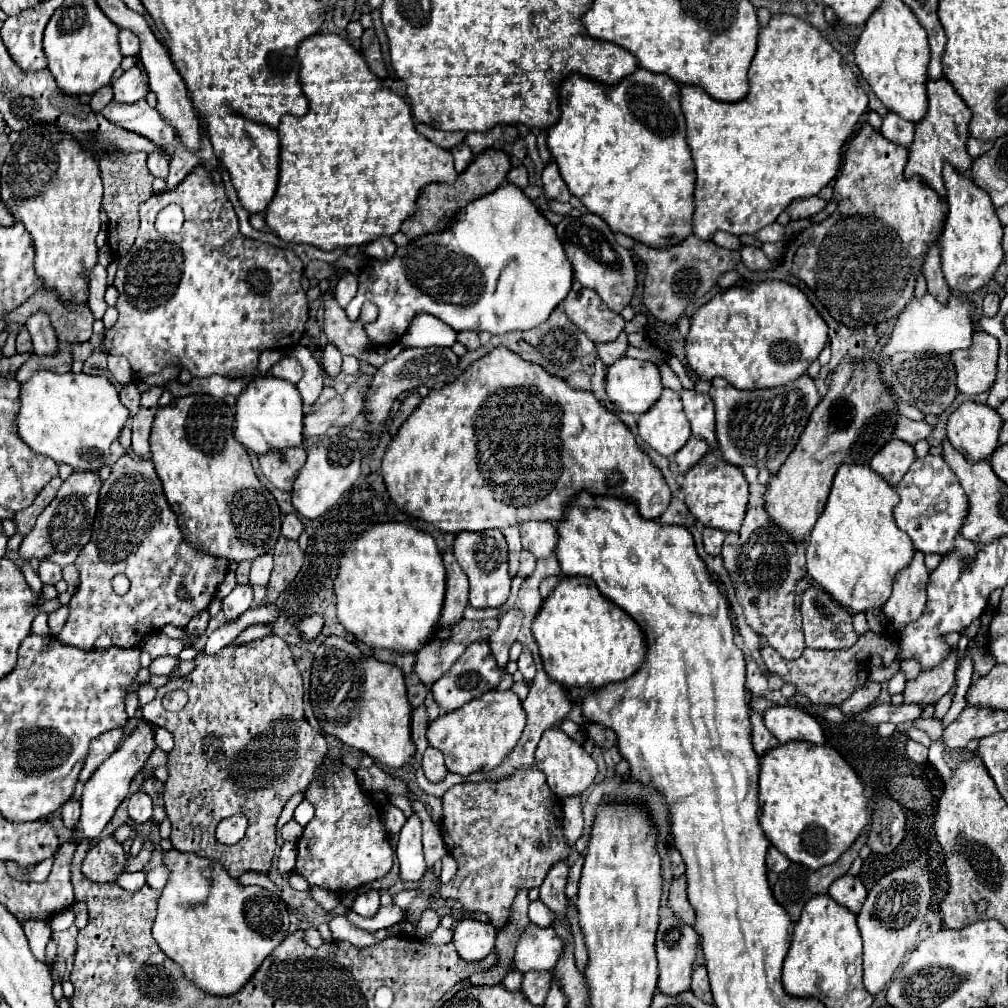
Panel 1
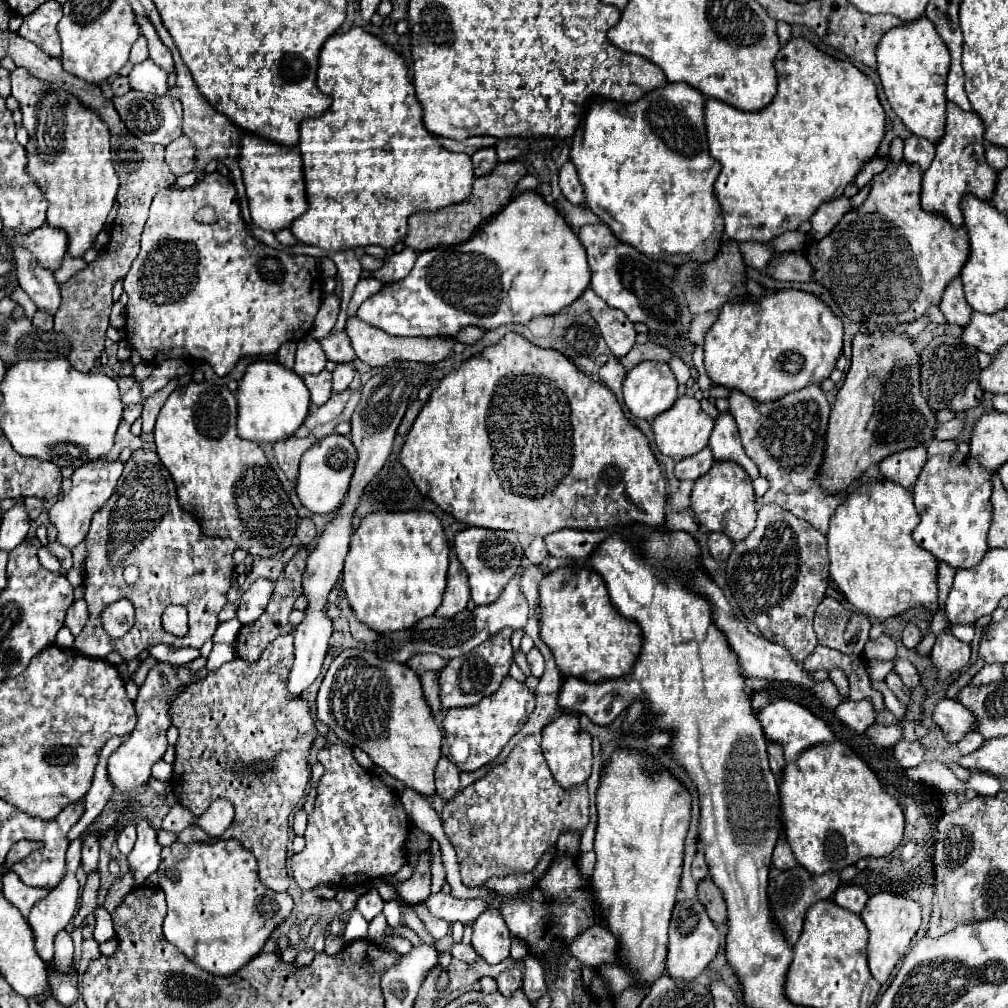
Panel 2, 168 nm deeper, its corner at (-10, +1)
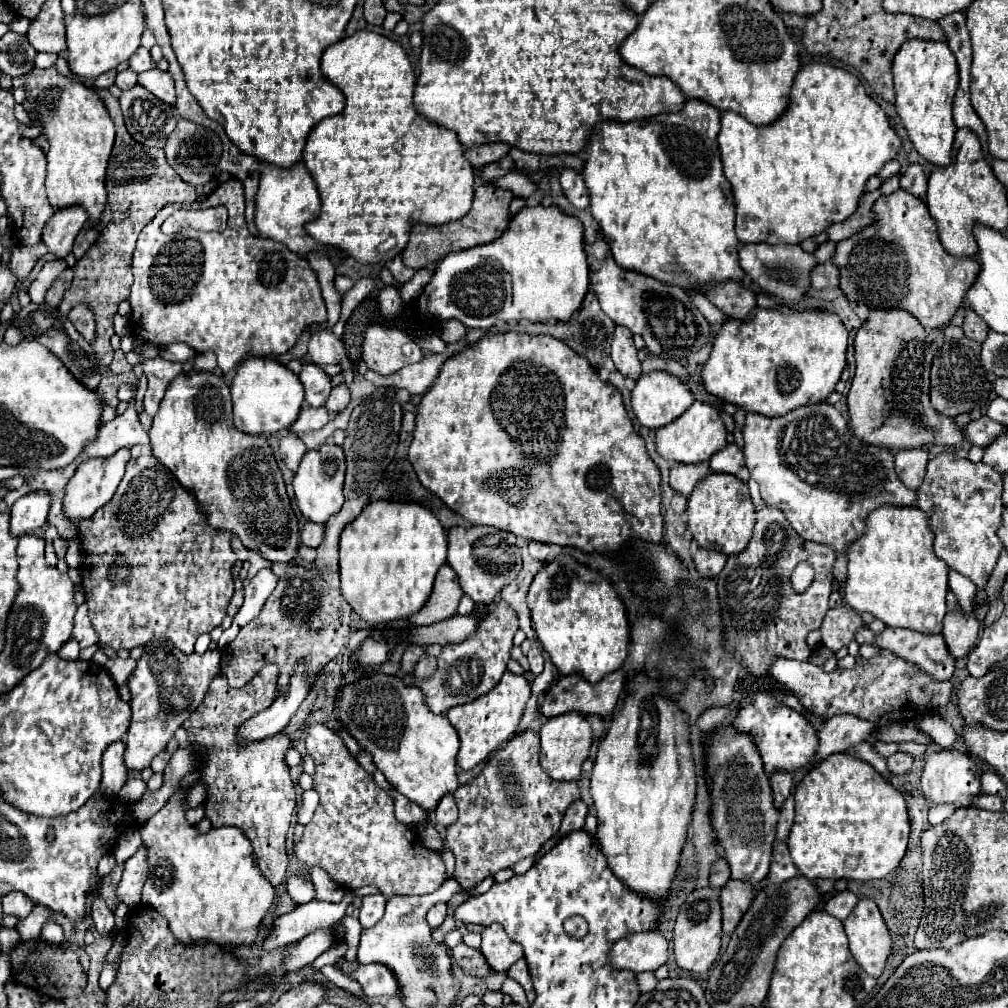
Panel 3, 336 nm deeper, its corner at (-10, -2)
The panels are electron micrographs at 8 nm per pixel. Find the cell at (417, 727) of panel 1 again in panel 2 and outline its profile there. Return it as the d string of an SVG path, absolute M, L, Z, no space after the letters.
M426 671L420 675L420 681L422 681L422 689L424 689L424 695L426 695L426 701L428 705L432 707L432 713L438 713L440 709L440 699L438 699L438 677L434 671Z

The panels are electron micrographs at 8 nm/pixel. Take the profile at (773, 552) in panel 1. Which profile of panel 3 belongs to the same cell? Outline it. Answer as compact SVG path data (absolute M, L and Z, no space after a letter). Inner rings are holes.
M764 506L756 512L756 516L756 528L750 544L740 554L728 556L728 562L716 582L728 650L736 650L736 656L746 660L750 674L762 676L774 656L792 660L810 658L812 648L806 638L812 630L820 628L822 618L828 612L836 554L826 544L802 540L778 508ZM800 562L808 562L814 568L814 580L806 592L796 592L790 580Z

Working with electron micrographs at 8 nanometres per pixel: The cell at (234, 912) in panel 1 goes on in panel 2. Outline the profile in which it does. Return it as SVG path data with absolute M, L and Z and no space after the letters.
M240 841L174 843L162 849L158 889L164 891L168 915L164 937L196 965L214 975L232 975L262 951L264 941L282 923L294 903L288 893L274 893L258 879L258 863Z

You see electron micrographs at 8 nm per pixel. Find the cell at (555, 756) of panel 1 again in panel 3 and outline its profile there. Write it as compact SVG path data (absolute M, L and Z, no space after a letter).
M566 712L562 716L548 718L548 722L540 730L542 750L540 750L540 766L542 770L560 782L572 782L580 778L582 762L588 758L588 750L592 744L592 728L586 722L586 716L578 712Z

